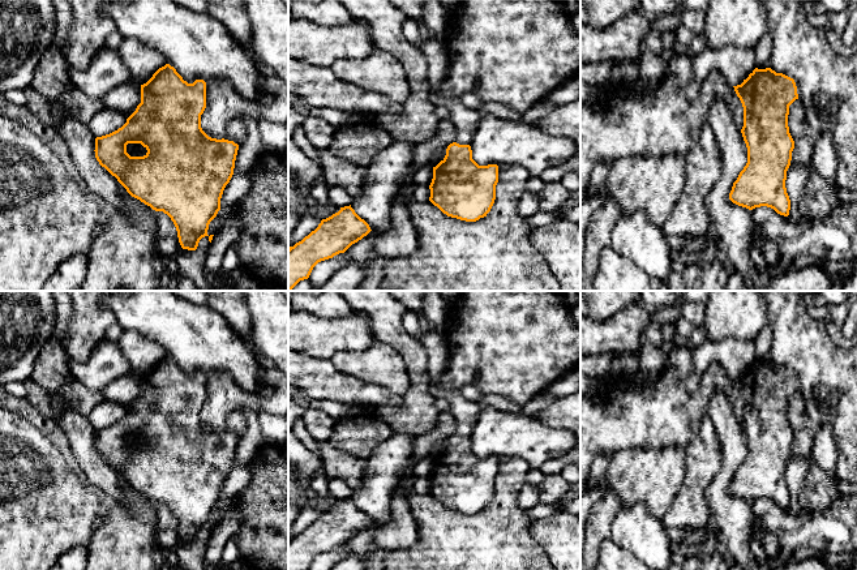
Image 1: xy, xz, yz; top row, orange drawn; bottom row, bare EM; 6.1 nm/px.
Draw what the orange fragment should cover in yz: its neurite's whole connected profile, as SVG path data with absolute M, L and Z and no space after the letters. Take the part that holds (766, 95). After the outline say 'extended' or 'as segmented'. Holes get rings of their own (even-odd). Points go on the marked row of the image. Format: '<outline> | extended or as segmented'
M755 68L741 85L733 87L744 107L741 133L747 147L747 163L733 183L729 200L749 210L767 206L777 214L788 217L790 200L785 180L794 149L788 127L788 115L789 106L798 99L796 82L771 68Z | as segmented

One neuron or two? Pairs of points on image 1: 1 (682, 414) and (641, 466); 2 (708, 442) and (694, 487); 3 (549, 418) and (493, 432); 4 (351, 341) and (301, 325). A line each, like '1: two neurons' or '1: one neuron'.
1: two neurons
2: one neuron
3: two neurons
4: one neuron

